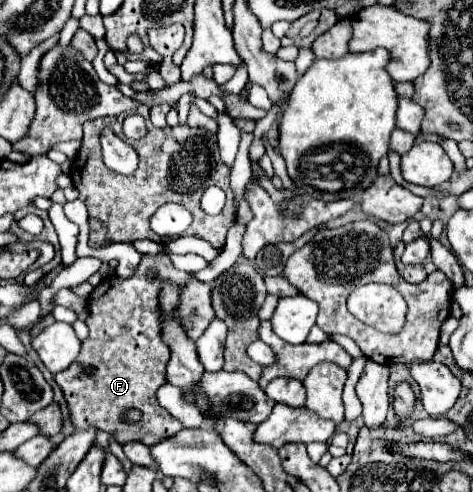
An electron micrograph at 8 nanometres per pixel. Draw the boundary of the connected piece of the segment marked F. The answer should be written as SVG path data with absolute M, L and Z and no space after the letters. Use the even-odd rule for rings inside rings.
M163 254L142 255L133 278L107 278L107 288L102 288L101 281L89 296L89 316L85 320L89 336L83 340L75 362L55 376L55 382L65 394L71 424L77 430L97 426L99 430L113 434L119 444L135 440L153 446L183 428L177 418L157 406L155 398L157 388L165 384L165 368L171 354L161 338L163 310L159 292L165 280L179 284L179 304L173 310L173 316L181 320L191 340L197 340L209 326L209 320L215 318L209 284L193 278L193 274L177 270ZM151 272L155 272L155 280L149 280ZM131 408L141 412L141 420L135 424L123 422L123 414Z

